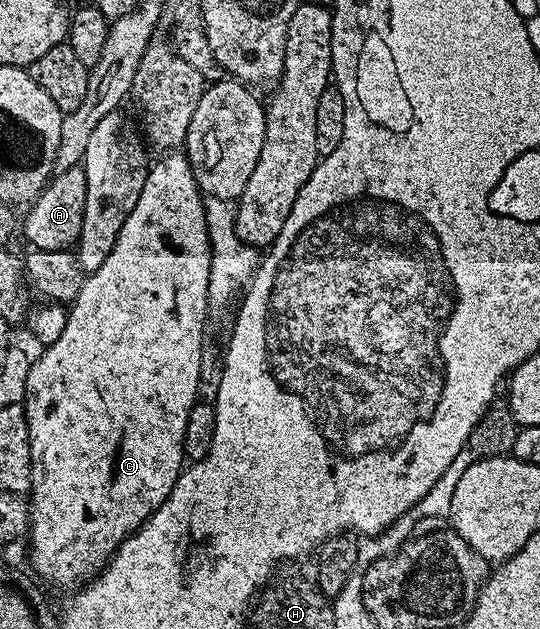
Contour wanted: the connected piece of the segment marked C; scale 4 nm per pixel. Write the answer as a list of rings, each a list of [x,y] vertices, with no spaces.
[[[168,151],[163,154],[164,157],[160,162],[153,164],[148,169],[148,174],[145,179],[145,186],[142,187],[142,193],[138,195],[138,203],[135,204],[134,209],[130,211],[129,217],[122,225],[121,231],[118,233],[117,242],[114,243],[113,250],[110,255],[106,257],[106,261],[102,263],[102,267],[97,270],[89,272],[84,280],[82,287],[75,301],[71,302],[70,308],[67,310],[67,321],[65,323],[65,330],[58,339],[54,340],[43,351],[44,354],[39,358],[38,356],[33,360],[30,367],[30,375],[26,375],[26,391],[24,392],[23,407],[26,411],[26,419],[30,427],[30,455],[32,456],[32,488],[30,490],[30,508],[32,510],[32,524],[30,526],[30,565],[34,570],[36,568],[35,576],[41,582],[53,581],[56,585],[72,585],[77,583],[91,582],[92,578],[100,576],[104,571],[108,560],[116,553],[117,547],[123,543],[127,537],[131,537],[133,533],[139,529],[140,524],[150,516],[153,511],[165,501],[170,495],[170,491],[174,491],[176,480],[180,478],[182,470],[186,465],[186,458],[184,455],[184,436],[186,435],[186,419],[190,415],[190,411],[198,403],[198,394],[200,391],[200,364],[202,363],[202,355],[204,354],[204,342],[206,334],[204,334],[204,324],[209,324],[210,318],[208,315],[208,288],[210,287],[210,243],[208,242],[208,232],[206,231],[206,215],[204,214],[204,200],[200,188],[196,186],[196,180],[192,174],[192,168],[188,162],[187,156],[180,151]]]

